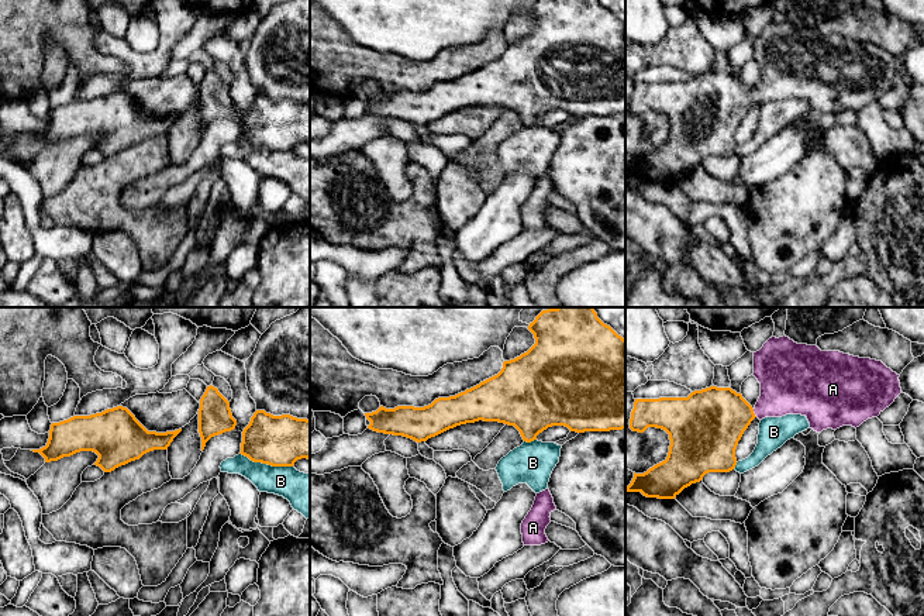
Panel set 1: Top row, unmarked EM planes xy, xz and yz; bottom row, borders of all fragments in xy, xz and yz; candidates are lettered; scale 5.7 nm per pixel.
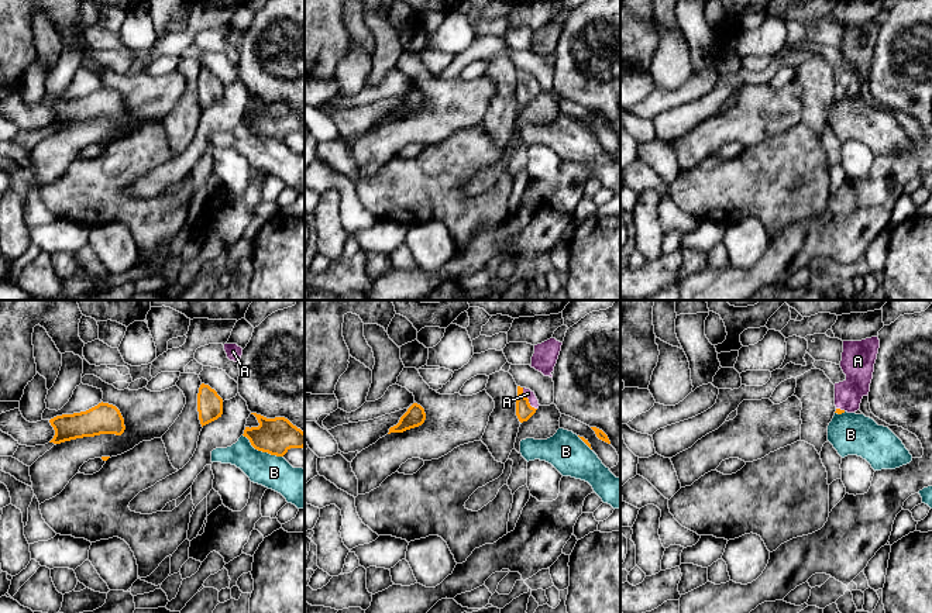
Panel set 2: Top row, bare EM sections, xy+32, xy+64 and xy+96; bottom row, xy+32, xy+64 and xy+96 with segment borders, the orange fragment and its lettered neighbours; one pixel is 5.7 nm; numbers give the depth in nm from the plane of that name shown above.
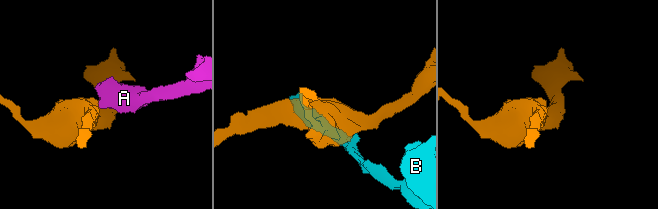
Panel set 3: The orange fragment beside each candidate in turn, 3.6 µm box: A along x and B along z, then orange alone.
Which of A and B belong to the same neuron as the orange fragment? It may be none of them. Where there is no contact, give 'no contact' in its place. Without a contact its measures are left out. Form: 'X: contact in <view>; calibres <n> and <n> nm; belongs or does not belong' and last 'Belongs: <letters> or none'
A: contact in yz; calibres 380 and 320 nm; belongs
B: contact in xy; calibres 280 and 190 nm; does not belong
Belongs: A

